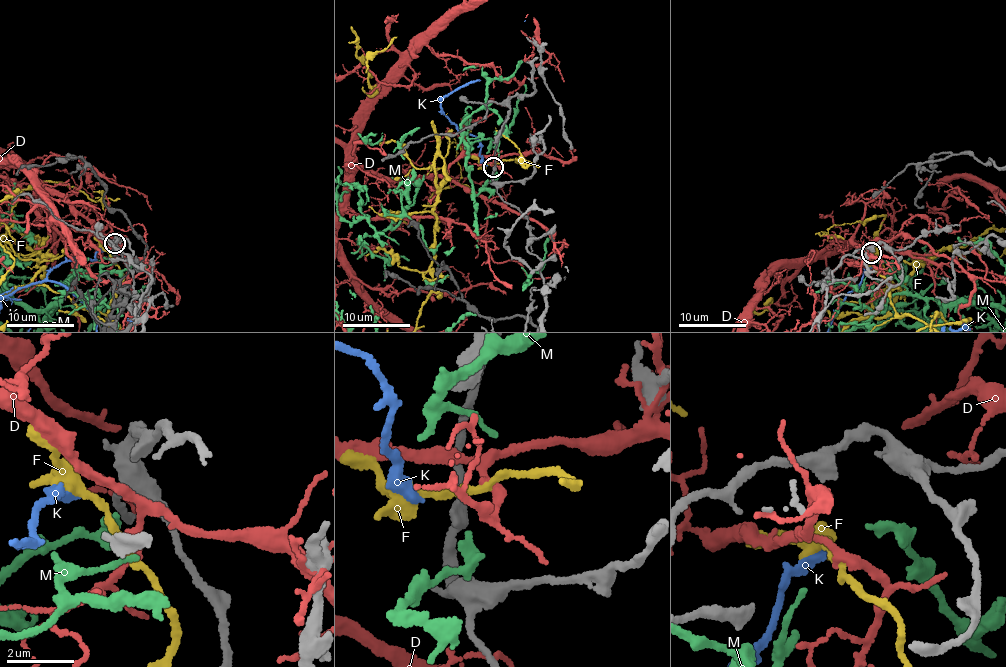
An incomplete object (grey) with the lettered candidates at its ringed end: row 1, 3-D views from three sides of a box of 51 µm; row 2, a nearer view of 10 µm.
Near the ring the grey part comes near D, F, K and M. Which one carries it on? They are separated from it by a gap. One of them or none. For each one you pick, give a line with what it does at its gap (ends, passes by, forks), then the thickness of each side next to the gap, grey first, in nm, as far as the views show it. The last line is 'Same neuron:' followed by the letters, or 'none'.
F: it passes by | 320/220 nm
Same neuron: F

